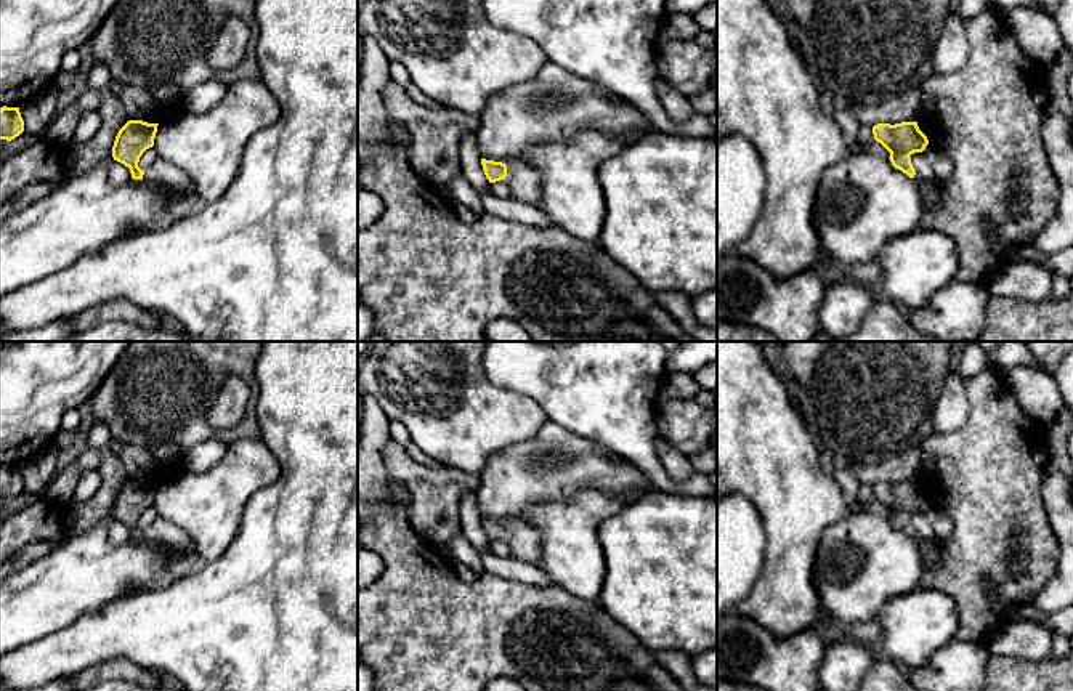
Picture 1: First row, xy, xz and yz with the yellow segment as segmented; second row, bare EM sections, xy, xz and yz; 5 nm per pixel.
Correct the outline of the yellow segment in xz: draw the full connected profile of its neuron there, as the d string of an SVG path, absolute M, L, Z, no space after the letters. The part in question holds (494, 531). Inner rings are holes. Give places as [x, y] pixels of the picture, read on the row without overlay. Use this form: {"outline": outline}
{"outline": "M481 518L481 524L489 542L504 539L508 544L510 556L537 564L539 560L539 531L523 521L502 521Z"}

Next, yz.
{"outline": "M917 481L901 483L877 483L873 486L873 494L890 511L890 521L895 527L914 537L924 560L925 569L937 569L941 566L943 542L925 542L911 523L911 513L922 511L929 503L927 495L919 489Z"}

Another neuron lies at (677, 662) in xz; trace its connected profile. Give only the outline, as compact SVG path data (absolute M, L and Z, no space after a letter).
M659 649L653 653L658 664L669 670L685 691L717 691L717 688L698 683L686 653L678 649Z

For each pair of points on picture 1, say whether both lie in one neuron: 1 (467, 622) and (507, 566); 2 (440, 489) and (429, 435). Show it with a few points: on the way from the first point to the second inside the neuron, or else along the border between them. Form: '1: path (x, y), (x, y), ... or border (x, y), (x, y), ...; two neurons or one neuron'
1: border (483, 569), (538, 585); two neurons
2: border (441, 465), (478, 475); two neurons

